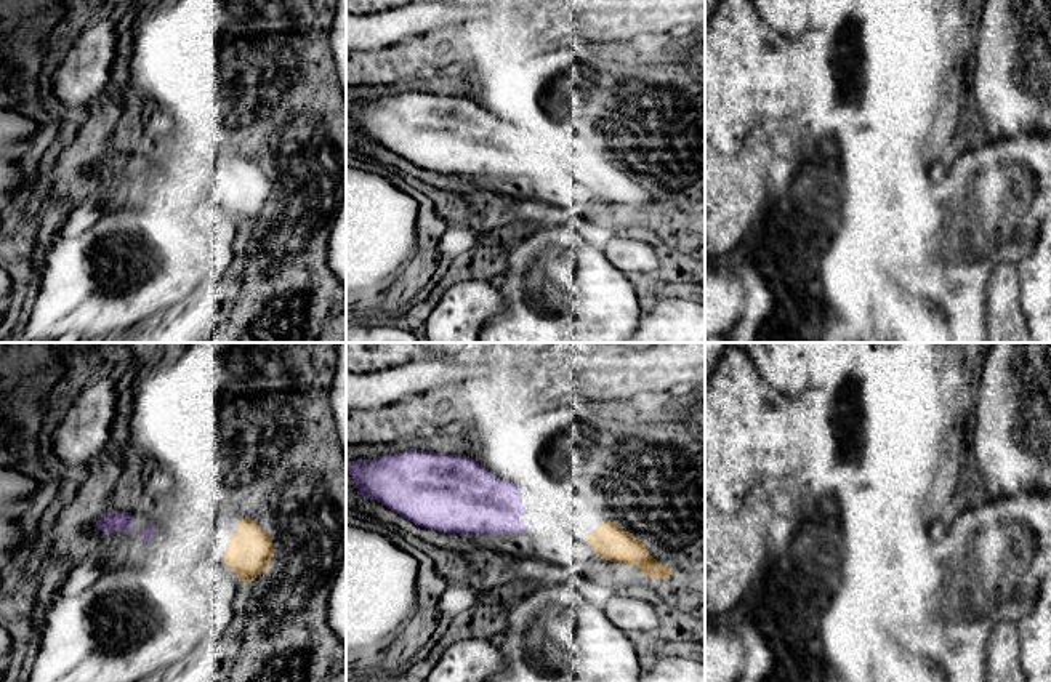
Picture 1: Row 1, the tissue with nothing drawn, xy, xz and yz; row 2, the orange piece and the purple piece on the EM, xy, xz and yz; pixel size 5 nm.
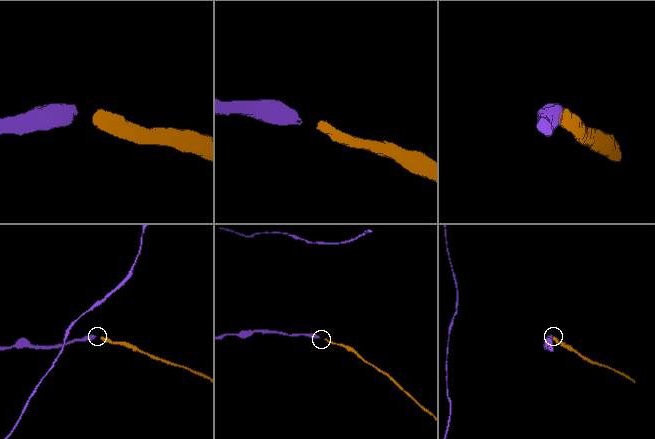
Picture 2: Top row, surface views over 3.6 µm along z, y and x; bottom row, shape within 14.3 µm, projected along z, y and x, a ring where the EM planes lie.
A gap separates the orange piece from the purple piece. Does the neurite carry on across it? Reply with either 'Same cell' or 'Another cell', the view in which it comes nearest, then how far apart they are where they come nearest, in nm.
Same cell. Closest in xz. Distance 280 nm

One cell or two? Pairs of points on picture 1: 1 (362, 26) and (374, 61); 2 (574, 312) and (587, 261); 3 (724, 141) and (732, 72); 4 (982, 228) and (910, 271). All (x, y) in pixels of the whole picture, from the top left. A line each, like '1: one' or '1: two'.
1: two
2: one
3: one
4: one

